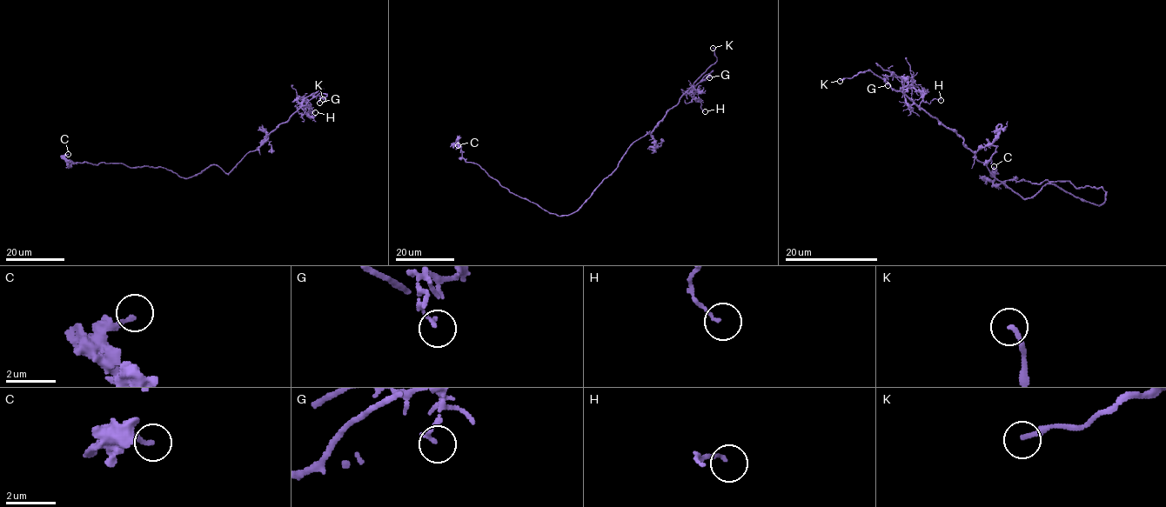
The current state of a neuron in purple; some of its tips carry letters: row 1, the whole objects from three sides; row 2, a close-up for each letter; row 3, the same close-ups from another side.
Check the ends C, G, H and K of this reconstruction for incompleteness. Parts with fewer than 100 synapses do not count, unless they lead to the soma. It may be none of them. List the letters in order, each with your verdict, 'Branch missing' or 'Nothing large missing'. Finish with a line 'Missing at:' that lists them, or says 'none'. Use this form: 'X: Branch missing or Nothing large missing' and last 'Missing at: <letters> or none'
C: Nothing large missing
G: Nothing large missing
H: Nothing large missing
K: Branch missing
Missing at: K

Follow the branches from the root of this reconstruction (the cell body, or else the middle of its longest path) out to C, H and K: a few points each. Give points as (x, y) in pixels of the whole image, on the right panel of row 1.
C: (1052, 184), (1096, 204), (1104, 201), (1107, 193), (1101, 187), (1076, 188), (1069, 181), (995, 183), (994, 166)
H: (1052, 184), (1021, 198), (902, 90), (914, 88), (929, 103), (941, 100)
K: (1052, 184), (1045, 183), (1032, 196), (1021, 198), (1001, 183), (954, 131), (871, 71), (840, 81)

